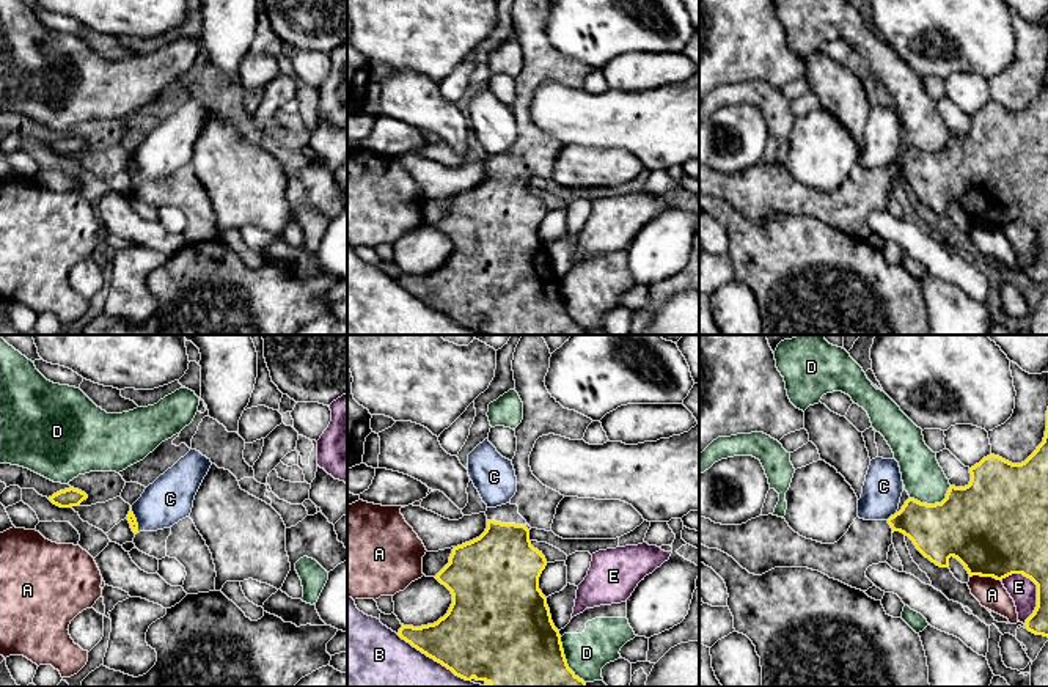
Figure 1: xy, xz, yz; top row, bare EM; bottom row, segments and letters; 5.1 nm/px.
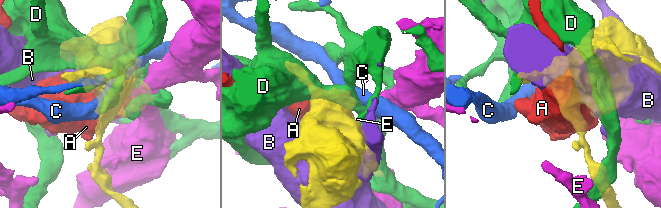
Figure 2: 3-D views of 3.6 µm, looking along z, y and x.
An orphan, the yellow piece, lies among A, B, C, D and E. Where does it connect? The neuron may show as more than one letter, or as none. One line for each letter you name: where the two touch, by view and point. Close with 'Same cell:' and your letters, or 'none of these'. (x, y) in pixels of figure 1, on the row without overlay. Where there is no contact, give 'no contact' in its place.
Same cell: none of these

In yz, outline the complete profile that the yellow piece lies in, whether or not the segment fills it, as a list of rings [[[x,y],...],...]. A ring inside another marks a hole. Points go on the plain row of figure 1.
[[[1048,58],[1043,90],[1021,112],[1012,112],[990,102],[969,116],[971,129],[965,135],[951,134],[941,151],[927,152],[908,146],[902,157],[888,168],[864,168],[856,165],[848,179],[834,192],[822,192],[795,181],[786,167],[768,162],[759,163],[742,173],[721,173],[699,165],[699,192],[718,197],[732,204],[749,222],[762,223],[775,215],[808,215],[852,236],[867,239],[875,234],[866,219],[872,212],[886,211],[892,181],[908,184],[916,197],[940,215],[949,215],[949,206],[957,206],[969,225],[993,225],[1002,228],[1012,222],[1023,222],[1037,233],[1037,255],[1024,274],[1035,283],[1048,285]]]

